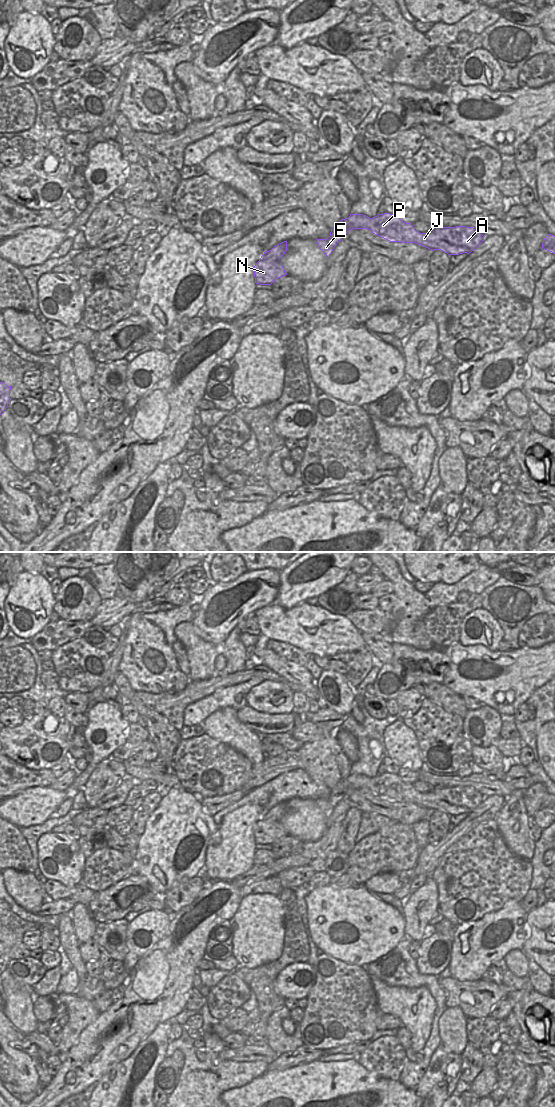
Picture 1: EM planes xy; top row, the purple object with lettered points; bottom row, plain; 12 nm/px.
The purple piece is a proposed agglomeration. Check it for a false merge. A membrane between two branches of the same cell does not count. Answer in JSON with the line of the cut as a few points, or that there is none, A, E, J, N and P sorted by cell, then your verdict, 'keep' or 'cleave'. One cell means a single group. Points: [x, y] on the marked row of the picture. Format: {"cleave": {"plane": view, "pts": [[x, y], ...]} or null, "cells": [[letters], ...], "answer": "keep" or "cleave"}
{"cleave": null, "cells": [["A", "E", "J", "N", "P"]], "answer": "keep"}

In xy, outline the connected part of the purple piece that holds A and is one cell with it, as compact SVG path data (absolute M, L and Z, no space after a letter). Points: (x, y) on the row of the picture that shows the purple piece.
M385 212L373 218L363 214L350 214L331 229L327 239L316 239L315 242L328 259L338 242L353 229L371 230L373 234L390 242L415 243L431 251L441 250L449 256L471 253L485 237L473 227L465 226L434 227L427 233L420 233L412 223L403 222L397 214Z

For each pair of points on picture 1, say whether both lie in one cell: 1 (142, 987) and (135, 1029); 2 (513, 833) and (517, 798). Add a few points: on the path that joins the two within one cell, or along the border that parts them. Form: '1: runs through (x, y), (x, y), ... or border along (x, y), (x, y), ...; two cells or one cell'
1: runs through (154, 993), (159, 1000), (143, 1017); one cell
2: runs through (514, 824), (514, 807); one cell

